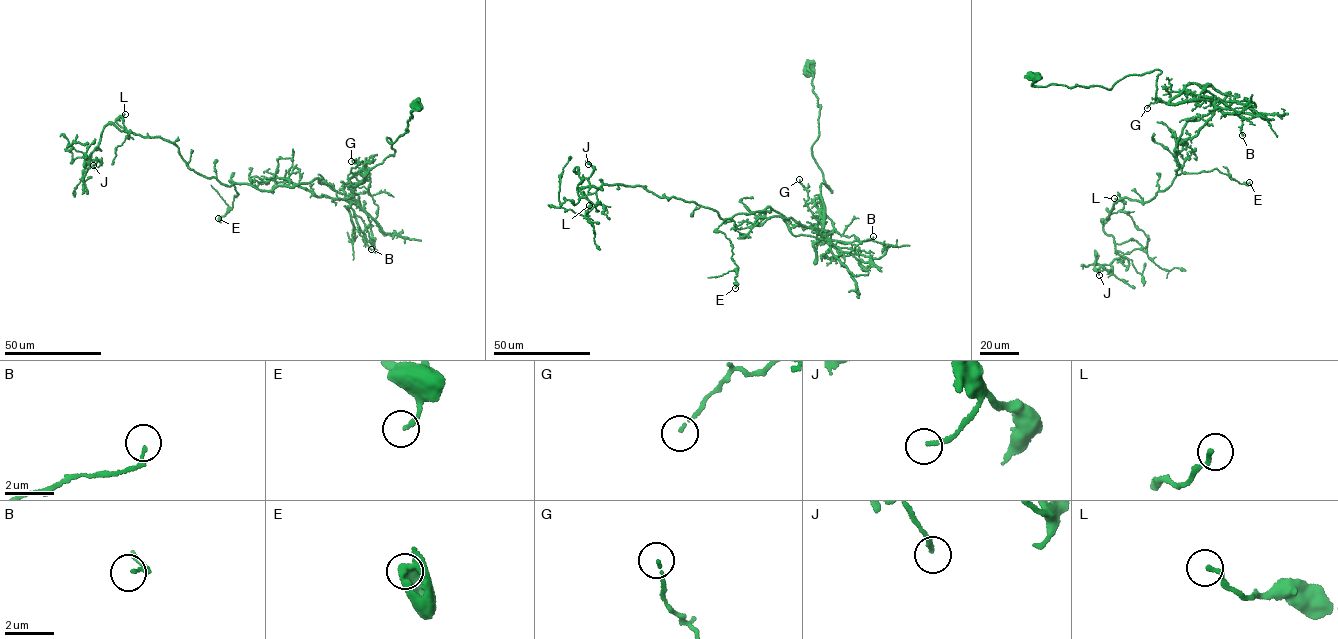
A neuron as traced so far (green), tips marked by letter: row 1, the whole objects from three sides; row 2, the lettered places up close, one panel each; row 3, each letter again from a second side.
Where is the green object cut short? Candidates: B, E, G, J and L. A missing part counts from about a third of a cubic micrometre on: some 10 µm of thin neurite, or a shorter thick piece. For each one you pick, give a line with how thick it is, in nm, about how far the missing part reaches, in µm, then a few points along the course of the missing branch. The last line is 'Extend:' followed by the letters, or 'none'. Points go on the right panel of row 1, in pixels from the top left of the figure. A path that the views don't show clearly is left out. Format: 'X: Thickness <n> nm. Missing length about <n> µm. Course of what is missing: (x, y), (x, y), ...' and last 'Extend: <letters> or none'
Extend: none

